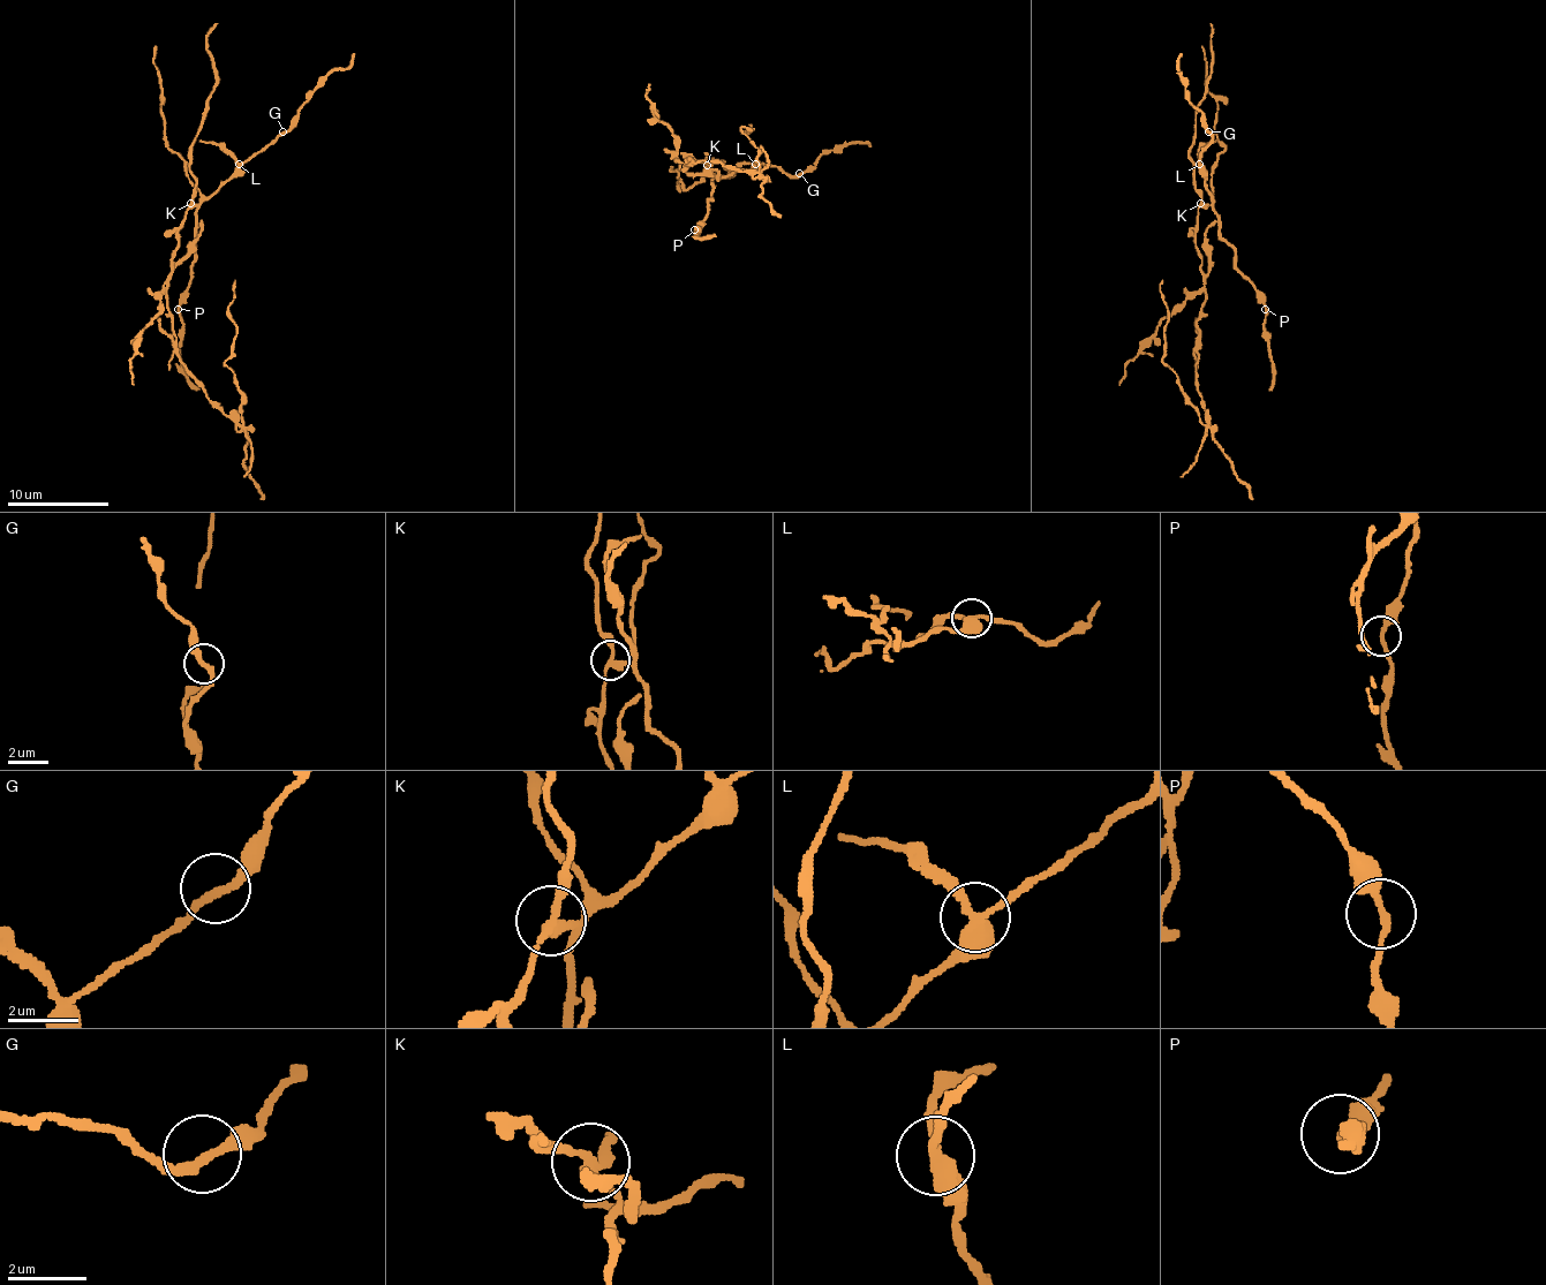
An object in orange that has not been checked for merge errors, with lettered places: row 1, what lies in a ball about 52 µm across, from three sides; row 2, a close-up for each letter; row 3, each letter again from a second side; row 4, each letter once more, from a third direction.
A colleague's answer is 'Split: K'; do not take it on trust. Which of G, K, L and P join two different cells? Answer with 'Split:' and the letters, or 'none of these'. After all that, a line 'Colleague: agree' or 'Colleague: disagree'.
Split: K, L
Colleague: disagree

